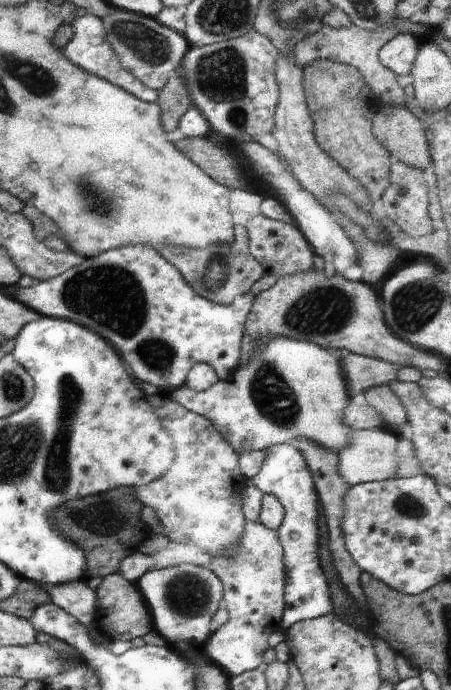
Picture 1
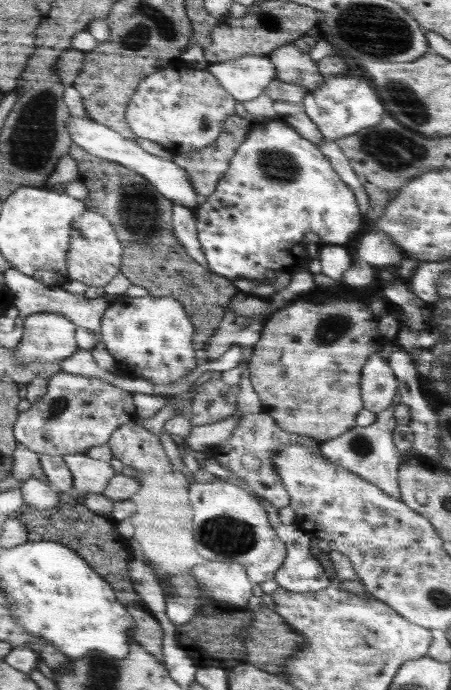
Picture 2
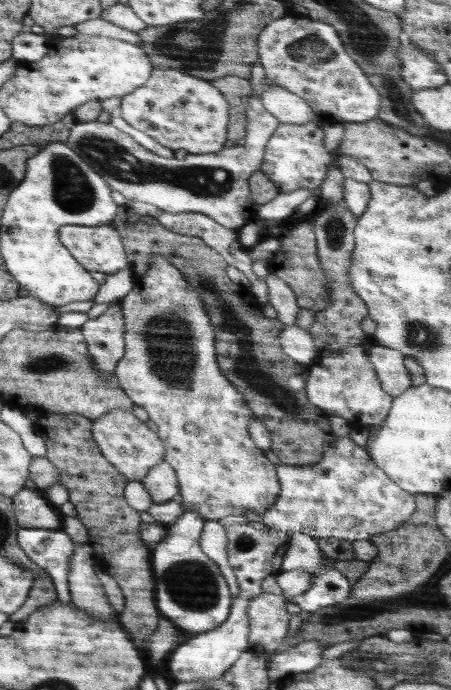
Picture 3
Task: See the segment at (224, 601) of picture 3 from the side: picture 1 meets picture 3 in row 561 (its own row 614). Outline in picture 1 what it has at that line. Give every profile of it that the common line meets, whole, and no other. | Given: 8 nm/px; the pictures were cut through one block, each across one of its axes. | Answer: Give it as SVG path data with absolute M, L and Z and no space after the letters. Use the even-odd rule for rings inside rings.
M178 564L178 566L170 566L170 568L149 570L138 580L136 586L141 591L151 614L153 629L163 636L171 647L178 642L186 642L194 648L201 649L213 632L210 624L212 624L214 614L223 607L223 584L209 567Z

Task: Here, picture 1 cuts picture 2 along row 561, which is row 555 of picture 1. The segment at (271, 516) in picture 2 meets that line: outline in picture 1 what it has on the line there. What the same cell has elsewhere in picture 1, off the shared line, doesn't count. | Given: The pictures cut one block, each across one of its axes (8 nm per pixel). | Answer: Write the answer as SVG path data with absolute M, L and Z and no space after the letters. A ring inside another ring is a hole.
M294 444L271 446L264 449L264 454L266 458L260 466L260 471L247 482L252 483L260 492L274 494L285 510L285 517L276 531L280 546L283 548L286 572L285 608L279 620L279 628L287 631L292 624L300 620L320 617L334 608L318 554L320 540L318 516L321 499L314 478L310 474L310 468Z

